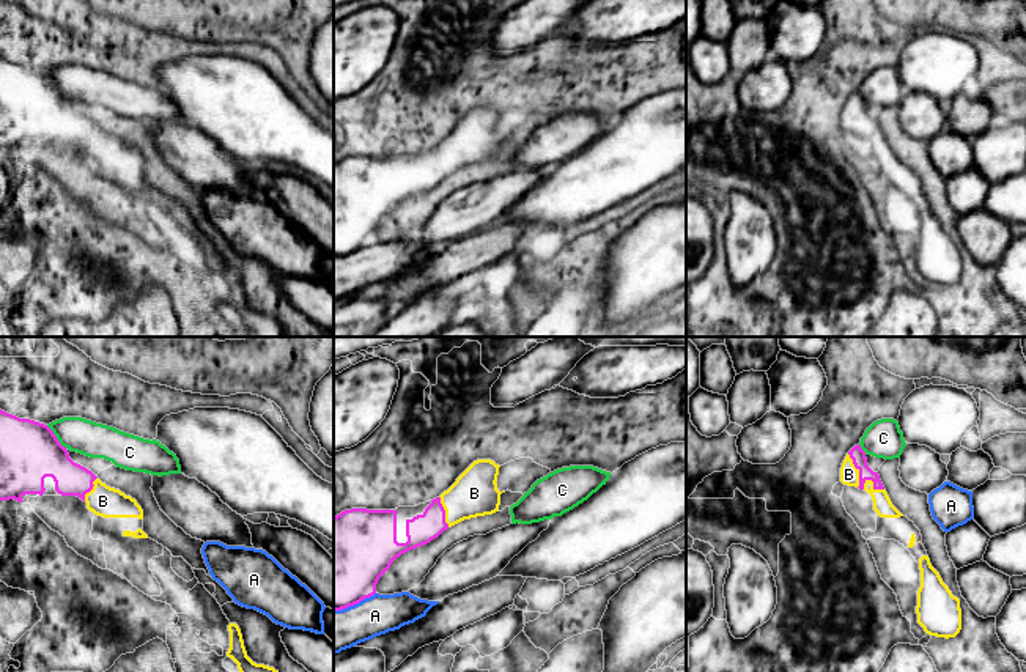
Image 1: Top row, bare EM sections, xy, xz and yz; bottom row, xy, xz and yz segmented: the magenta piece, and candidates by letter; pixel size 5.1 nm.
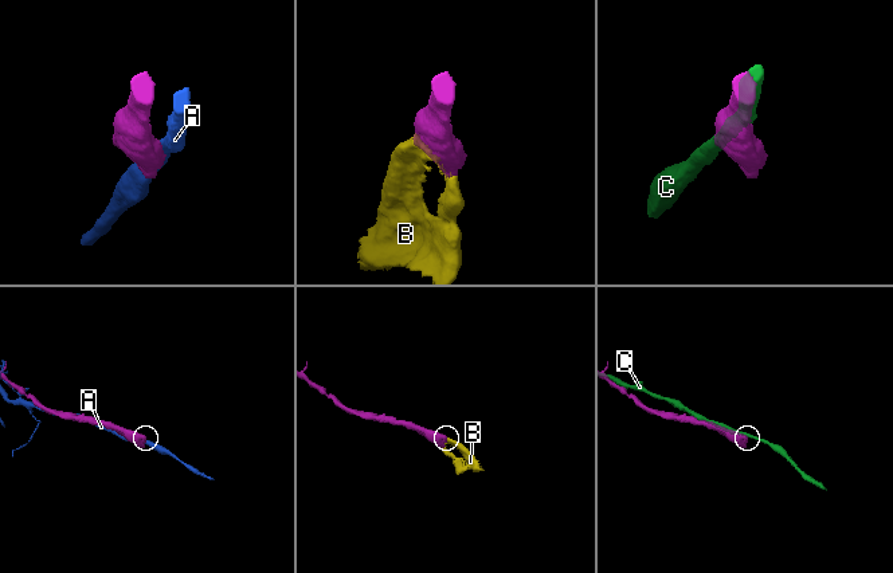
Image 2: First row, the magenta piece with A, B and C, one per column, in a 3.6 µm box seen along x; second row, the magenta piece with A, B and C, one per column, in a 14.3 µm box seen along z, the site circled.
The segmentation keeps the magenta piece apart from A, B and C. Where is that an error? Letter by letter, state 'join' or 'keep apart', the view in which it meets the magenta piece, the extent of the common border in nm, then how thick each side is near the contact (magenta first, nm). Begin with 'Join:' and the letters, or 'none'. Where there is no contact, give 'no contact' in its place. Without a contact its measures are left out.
Join: B
A: keep apart; meets magenta in xz; contact 240 nm long; 460 nm thick on the magenta side, 200 nm on the other
B: join; meets magenta in yz; contact 190 nm long; 80 nm thick on the magenta side, 100 nm on the other
C: keep apart; meets magenta in xy; contact 160 nm long; 300 nm thick on the magenta side, 180 nm on the other

